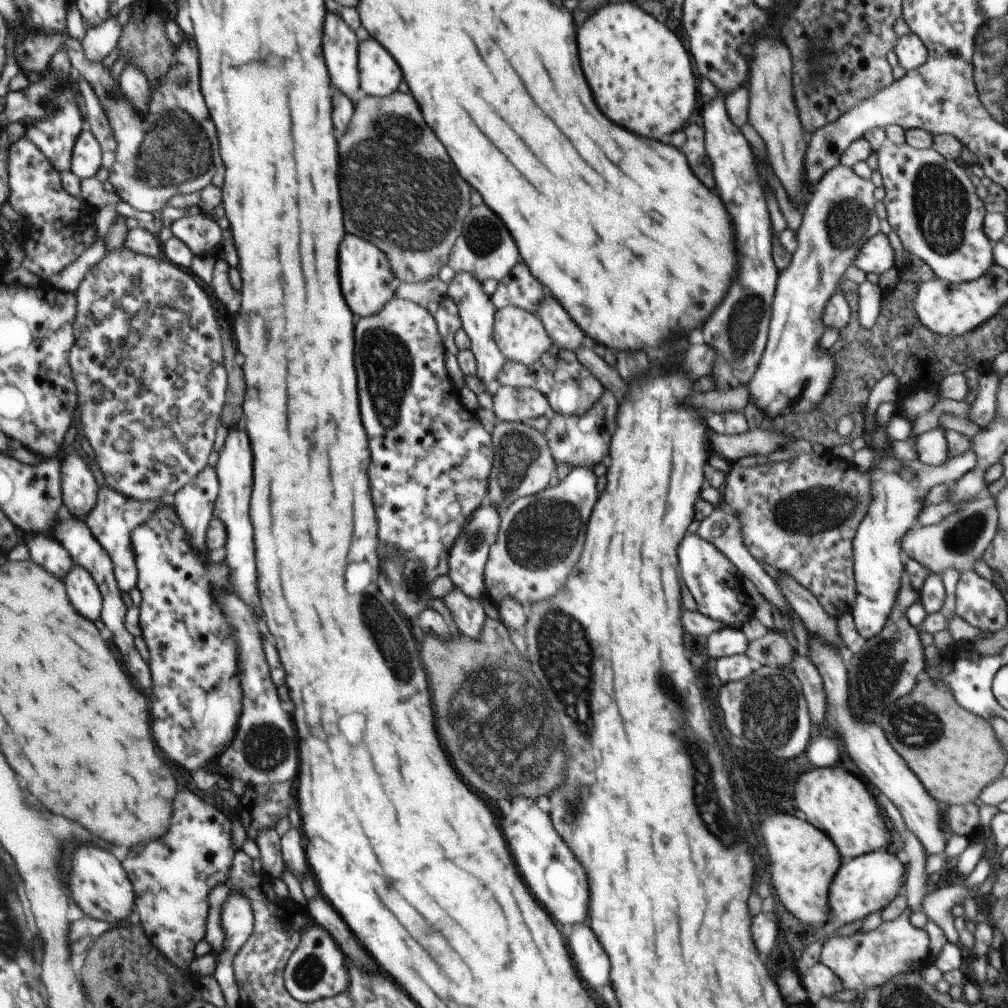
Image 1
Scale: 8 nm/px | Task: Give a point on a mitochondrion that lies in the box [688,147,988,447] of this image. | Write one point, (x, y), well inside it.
(940, 202)

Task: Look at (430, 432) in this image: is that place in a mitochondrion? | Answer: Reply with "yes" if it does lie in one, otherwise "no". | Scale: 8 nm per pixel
no

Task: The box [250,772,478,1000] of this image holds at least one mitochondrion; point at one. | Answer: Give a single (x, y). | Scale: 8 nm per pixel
(308, 972)

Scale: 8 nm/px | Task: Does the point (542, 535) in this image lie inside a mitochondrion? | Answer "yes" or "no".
yes

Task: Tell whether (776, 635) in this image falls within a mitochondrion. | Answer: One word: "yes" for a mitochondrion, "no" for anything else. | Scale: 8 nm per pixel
no

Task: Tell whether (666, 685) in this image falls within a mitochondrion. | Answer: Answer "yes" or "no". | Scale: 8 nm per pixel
yes

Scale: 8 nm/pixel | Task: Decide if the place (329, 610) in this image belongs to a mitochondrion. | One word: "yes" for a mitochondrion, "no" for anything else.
no

